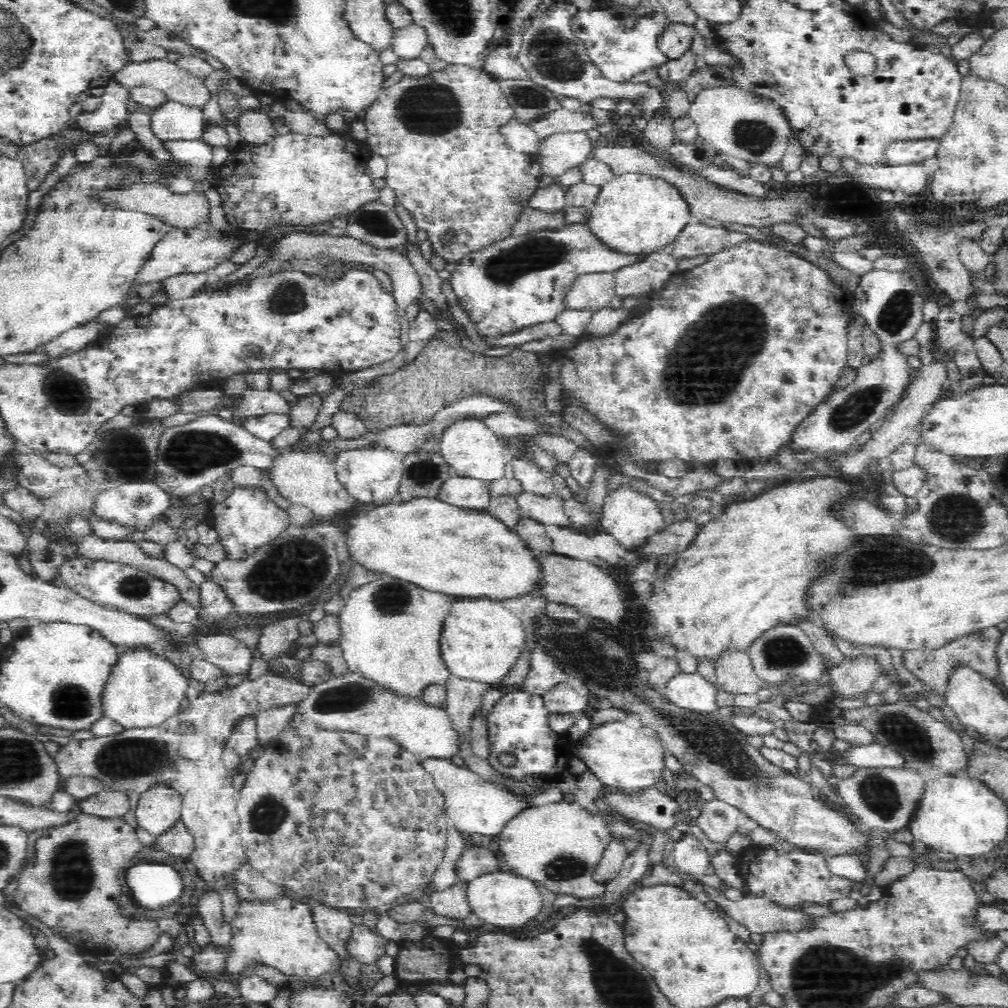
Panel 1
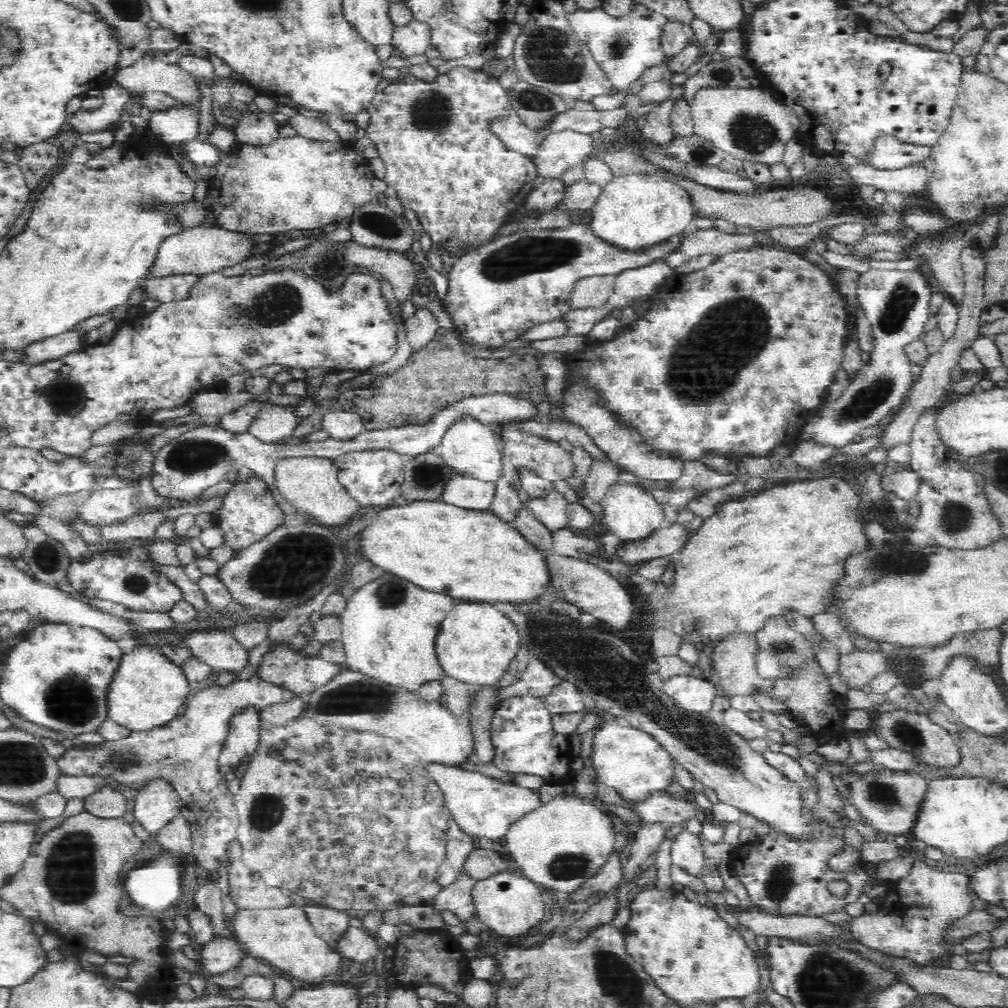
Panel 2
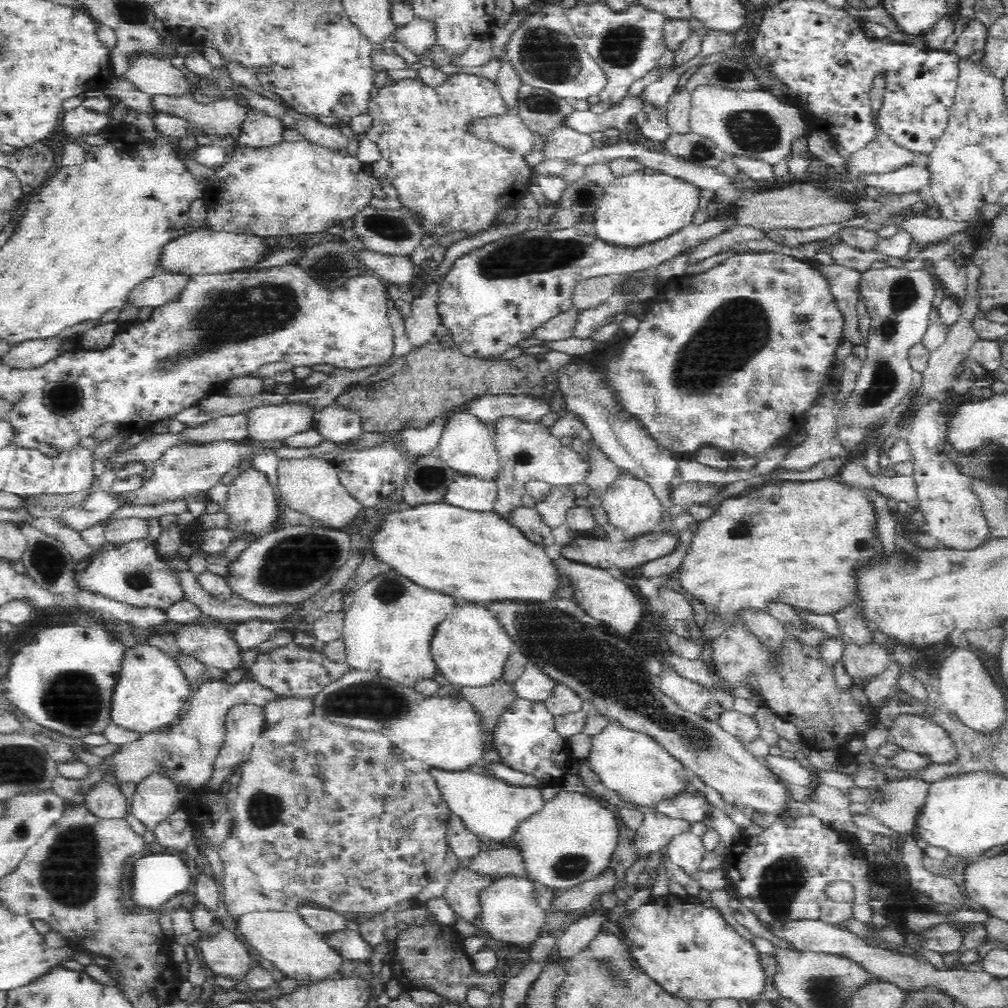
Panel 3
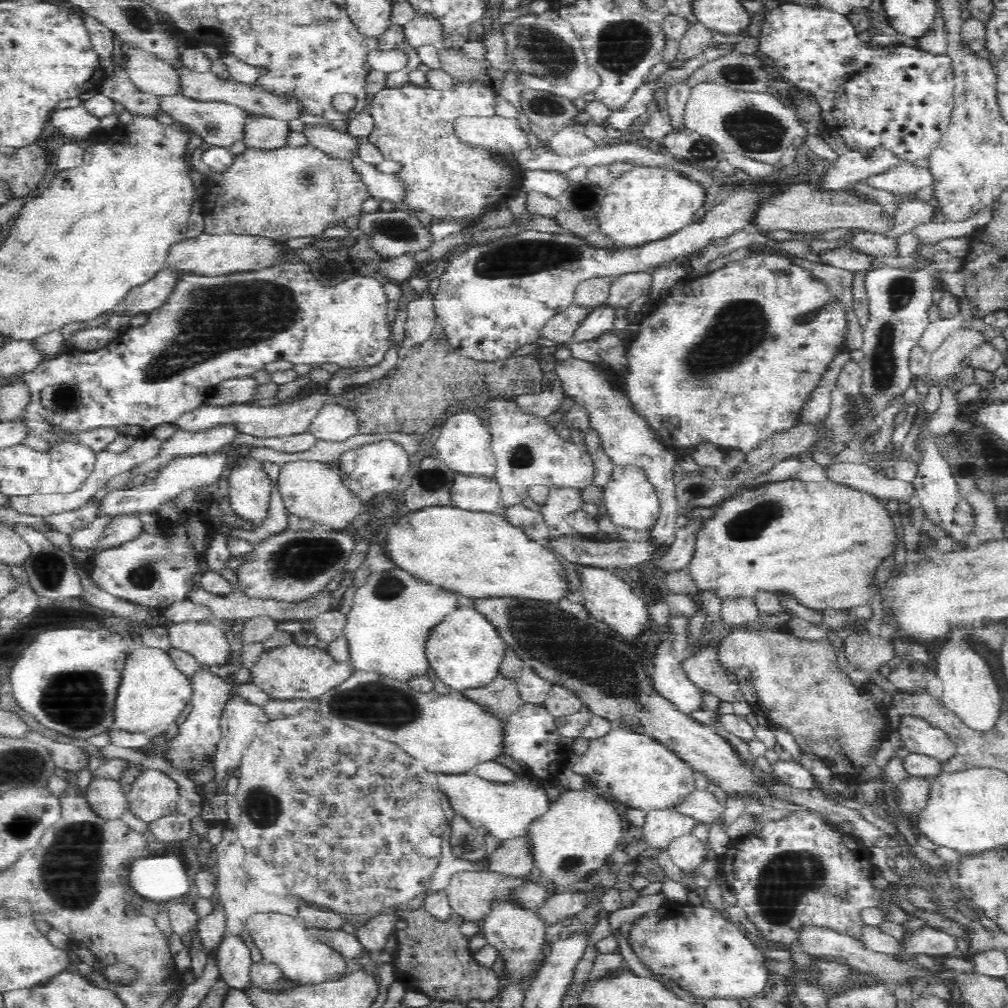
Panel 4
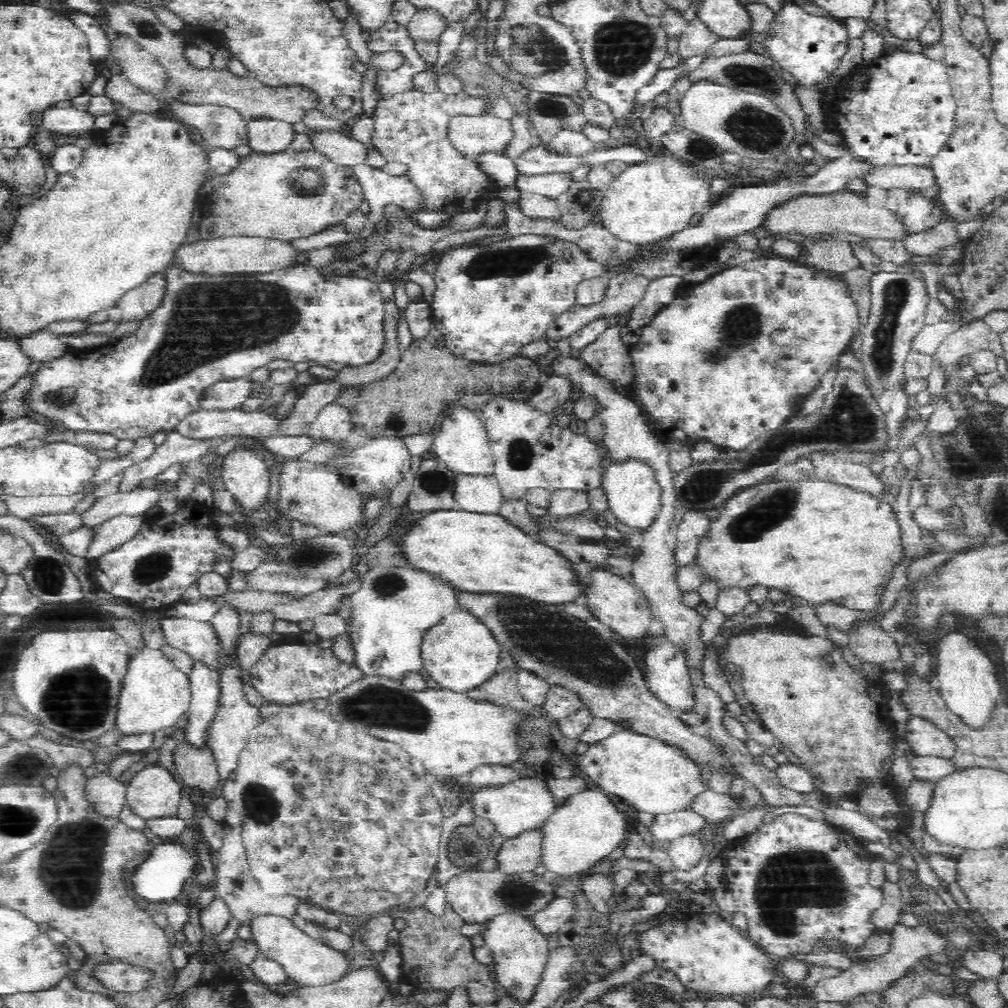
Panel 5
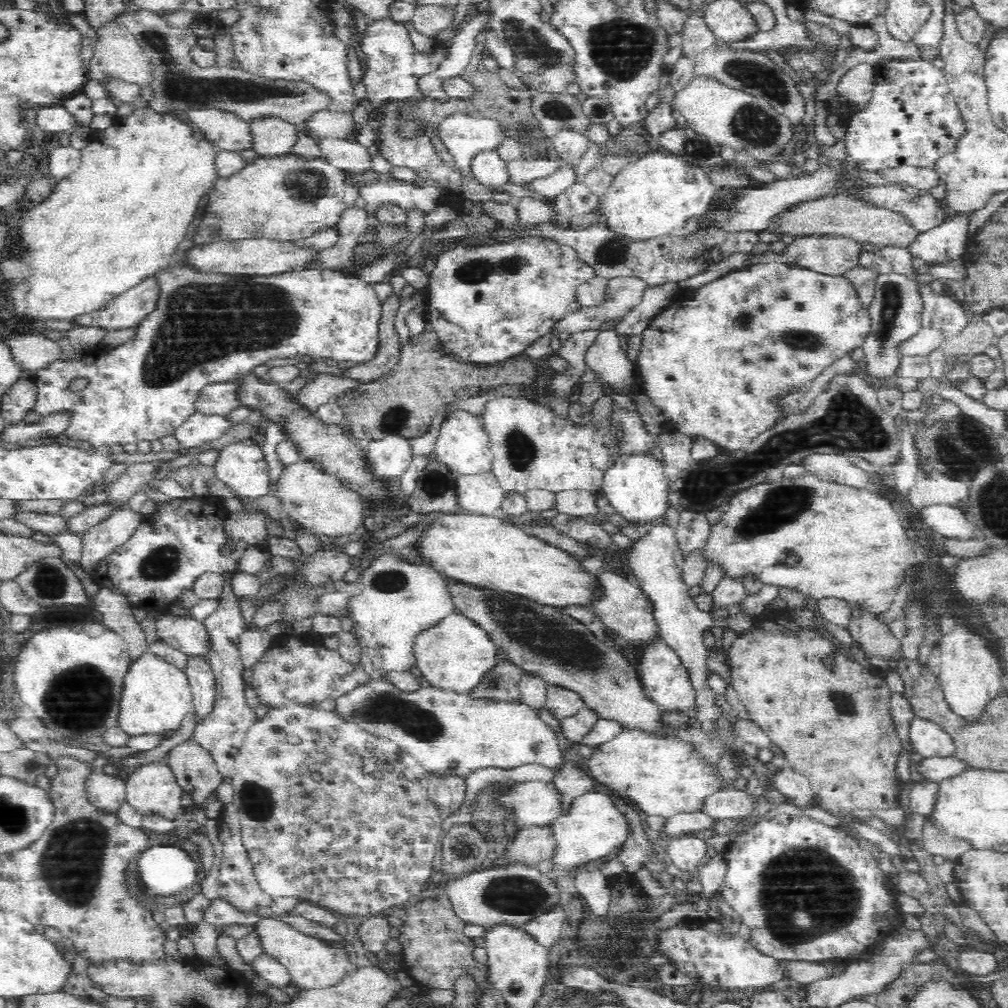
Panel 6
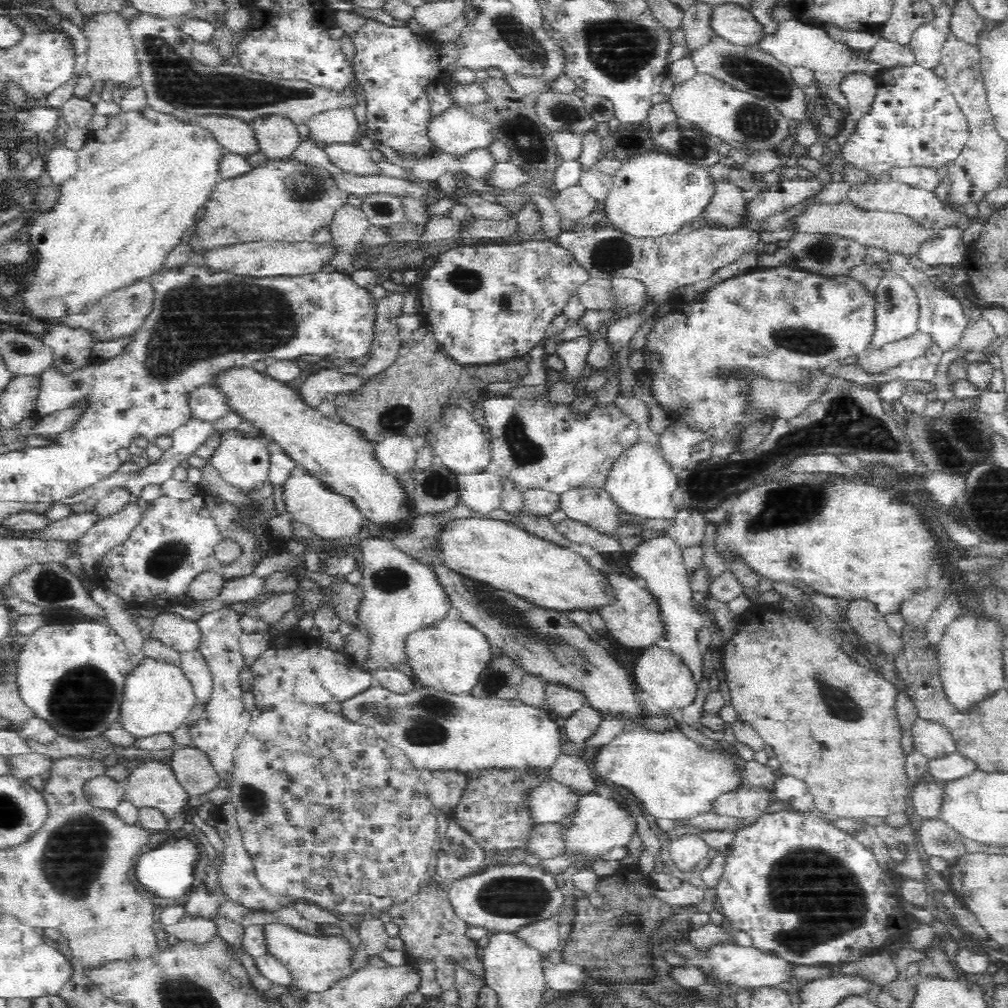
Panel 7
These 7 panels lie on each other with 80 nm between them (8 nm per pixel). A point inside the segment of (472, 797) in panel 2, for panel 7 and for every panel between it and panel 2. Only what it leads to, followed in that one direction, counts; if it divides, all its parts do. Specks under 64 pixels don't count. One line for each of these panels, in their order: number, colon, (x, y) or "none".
3: (492, 808)
4: (506, 811)
5: (525, 804)
6: (537, 803)
7: (555, 801)

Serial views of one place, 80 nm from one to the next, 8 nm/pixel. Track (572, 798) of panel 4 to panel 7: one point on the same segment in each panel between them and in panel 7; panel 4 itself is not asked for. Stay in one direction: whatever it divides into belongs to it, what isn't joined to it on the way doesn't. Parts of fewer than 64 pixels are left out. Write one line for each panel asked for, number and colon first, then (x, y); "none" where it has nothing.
5: (578, 835)
6: (593, 827)
7: (601, 826)

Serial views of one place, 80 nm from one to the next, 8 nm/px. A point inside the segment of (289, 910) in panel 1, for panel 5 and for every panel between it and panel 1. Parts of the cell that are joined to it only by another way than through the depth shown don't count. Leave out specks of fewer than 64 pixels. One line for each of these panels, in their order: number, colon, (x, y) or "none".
2: (283, 938)
3: (291, 945)
4: (281, 939)
5: (309, 962)

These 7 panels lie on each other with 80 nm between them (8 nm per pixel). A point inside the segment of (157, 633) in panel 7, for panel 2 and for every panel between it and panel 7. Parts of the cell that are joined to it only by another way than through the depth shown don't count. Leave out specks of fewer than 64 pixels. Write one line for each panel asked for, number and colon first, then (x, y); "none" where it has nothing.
2: (219, 649)
3: (213, 645)
4: (204, 640)
5: (197, 639)
6: (187, 635)

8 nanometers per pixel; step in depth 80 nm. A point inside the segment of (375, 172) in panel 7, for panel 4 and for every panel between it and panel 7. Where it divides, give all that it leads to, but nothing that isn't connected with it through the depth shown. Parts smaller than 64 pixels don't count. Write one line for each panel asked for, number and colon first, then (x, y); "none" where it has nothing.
4: (342, 146)
5: (342, 150)
6: (351, 157)

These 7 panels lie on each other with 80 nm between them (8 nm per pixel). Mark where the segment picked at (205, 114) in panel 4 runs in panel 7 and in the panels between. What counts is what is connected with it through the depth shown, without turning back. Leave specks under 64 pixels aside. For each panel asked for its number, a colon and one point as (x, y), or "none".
5: (221, 128)
6: (229, 132)
7: (238, 137)

